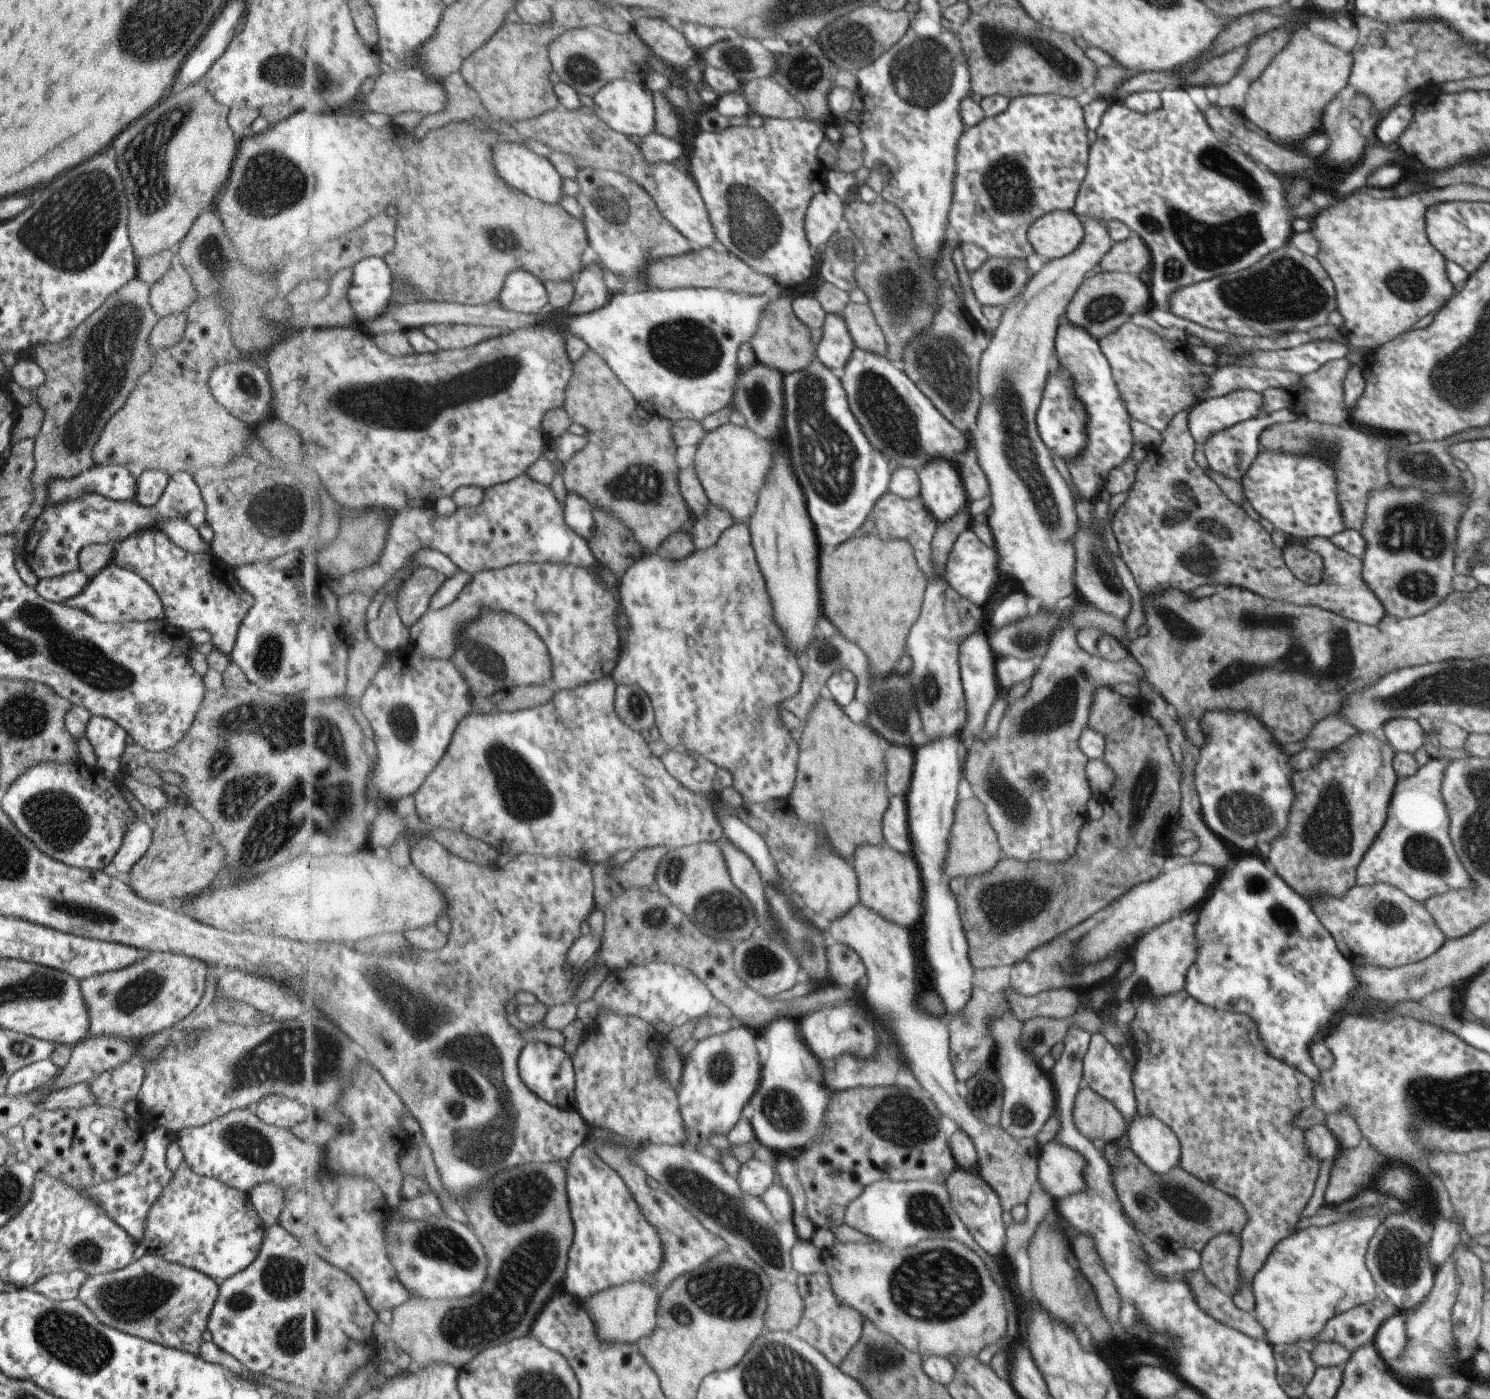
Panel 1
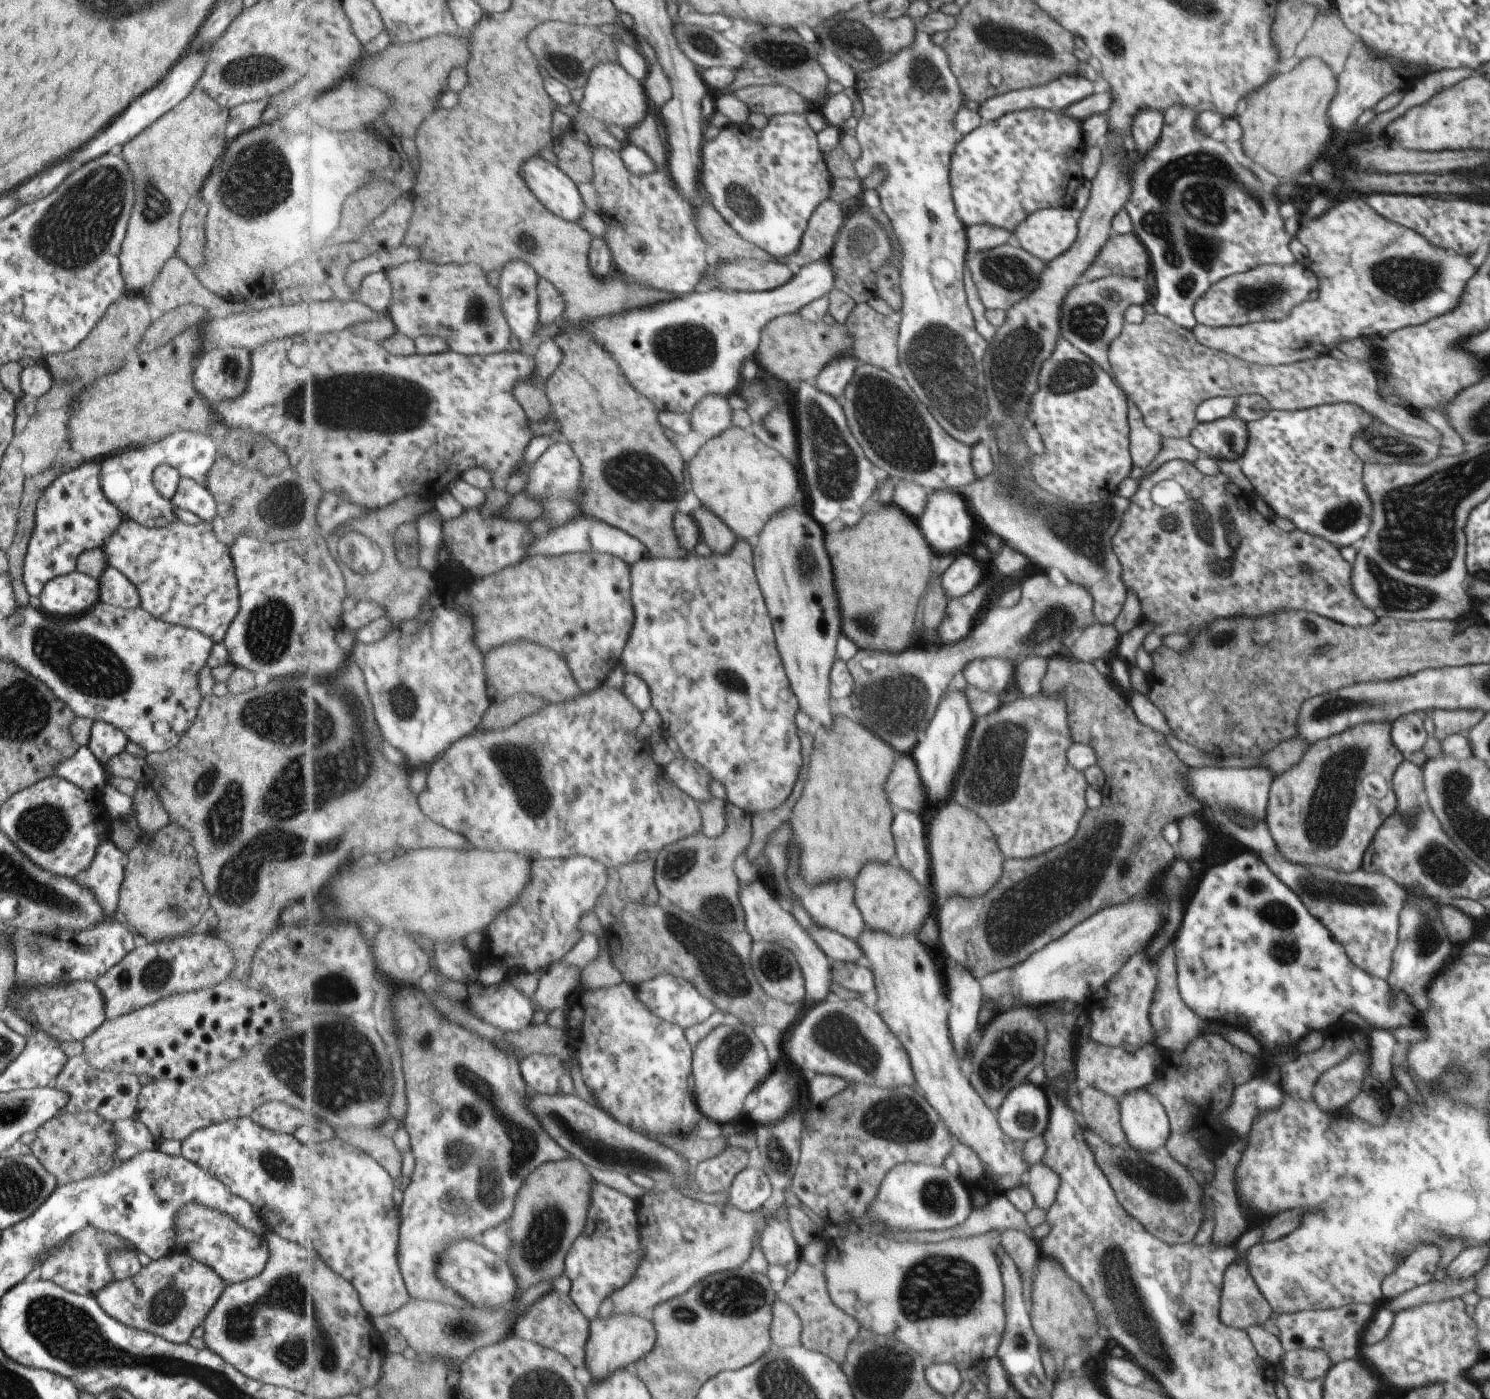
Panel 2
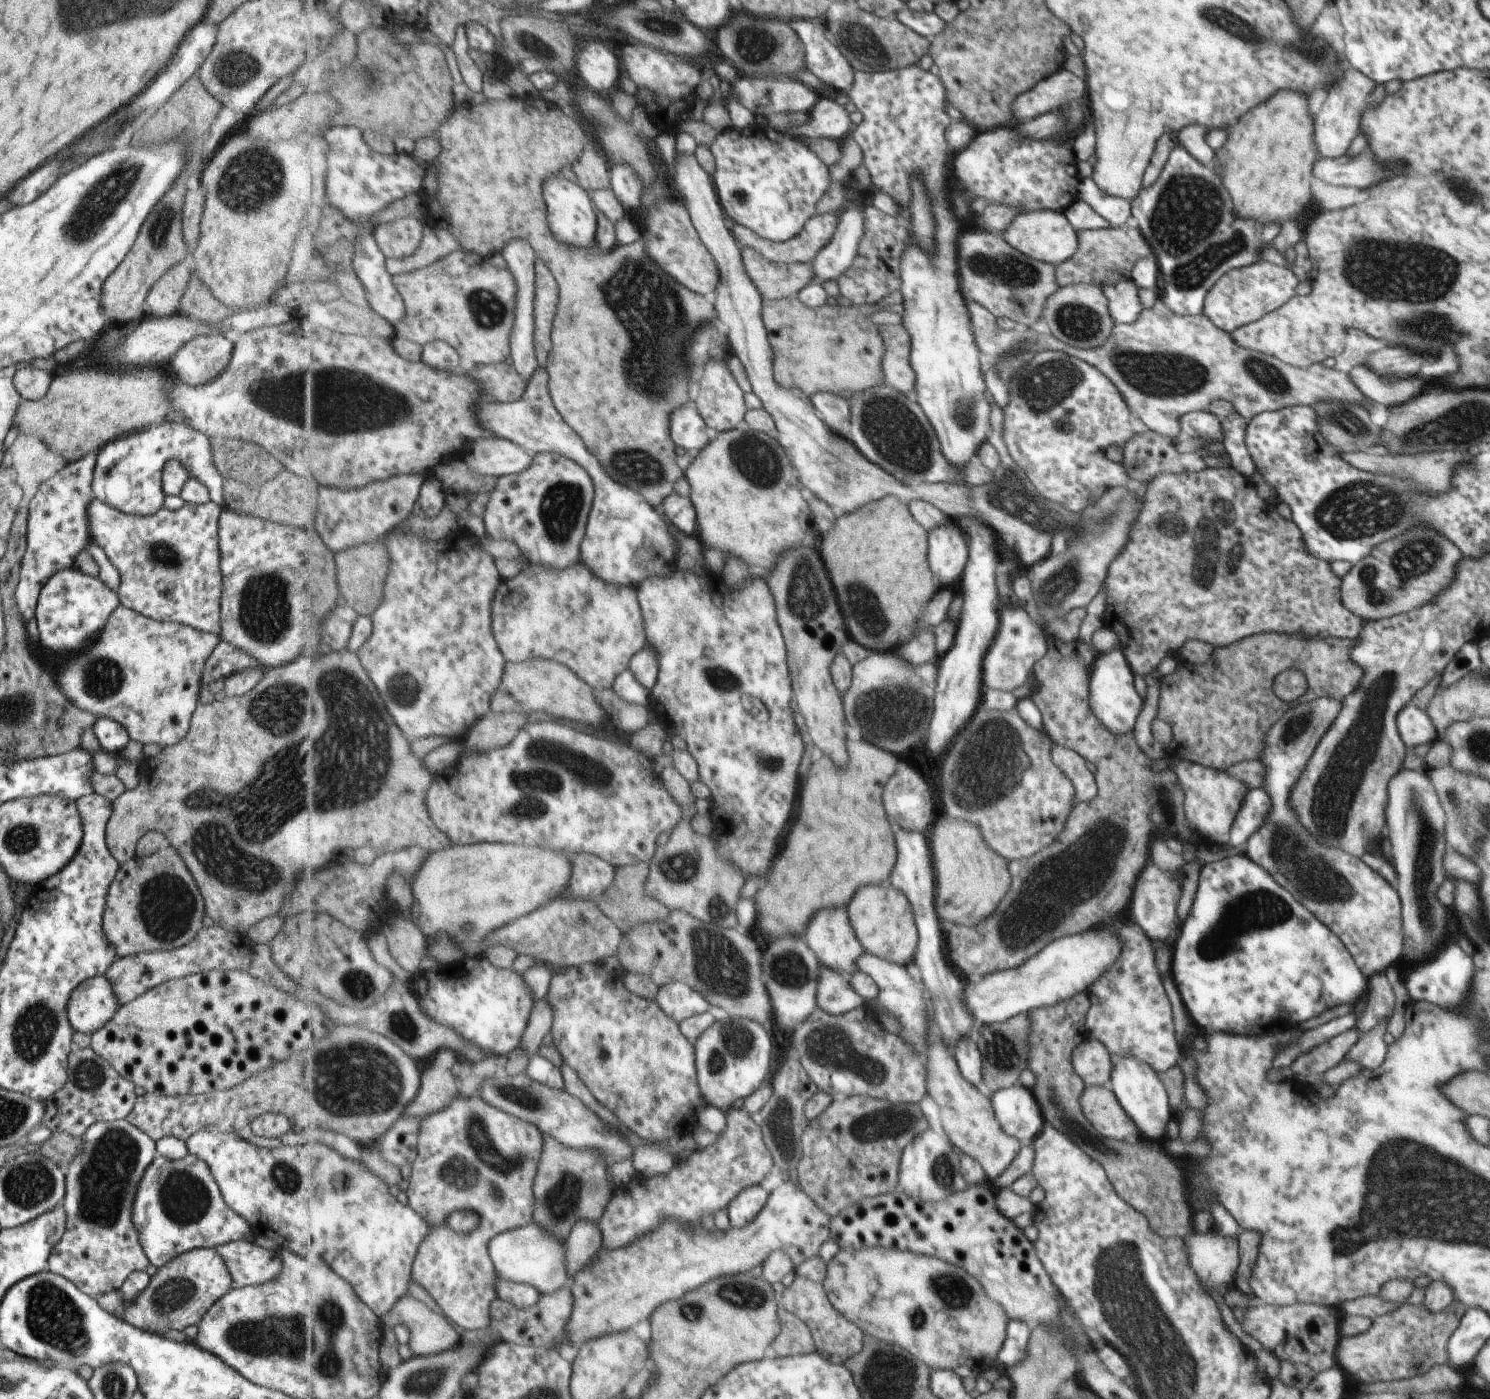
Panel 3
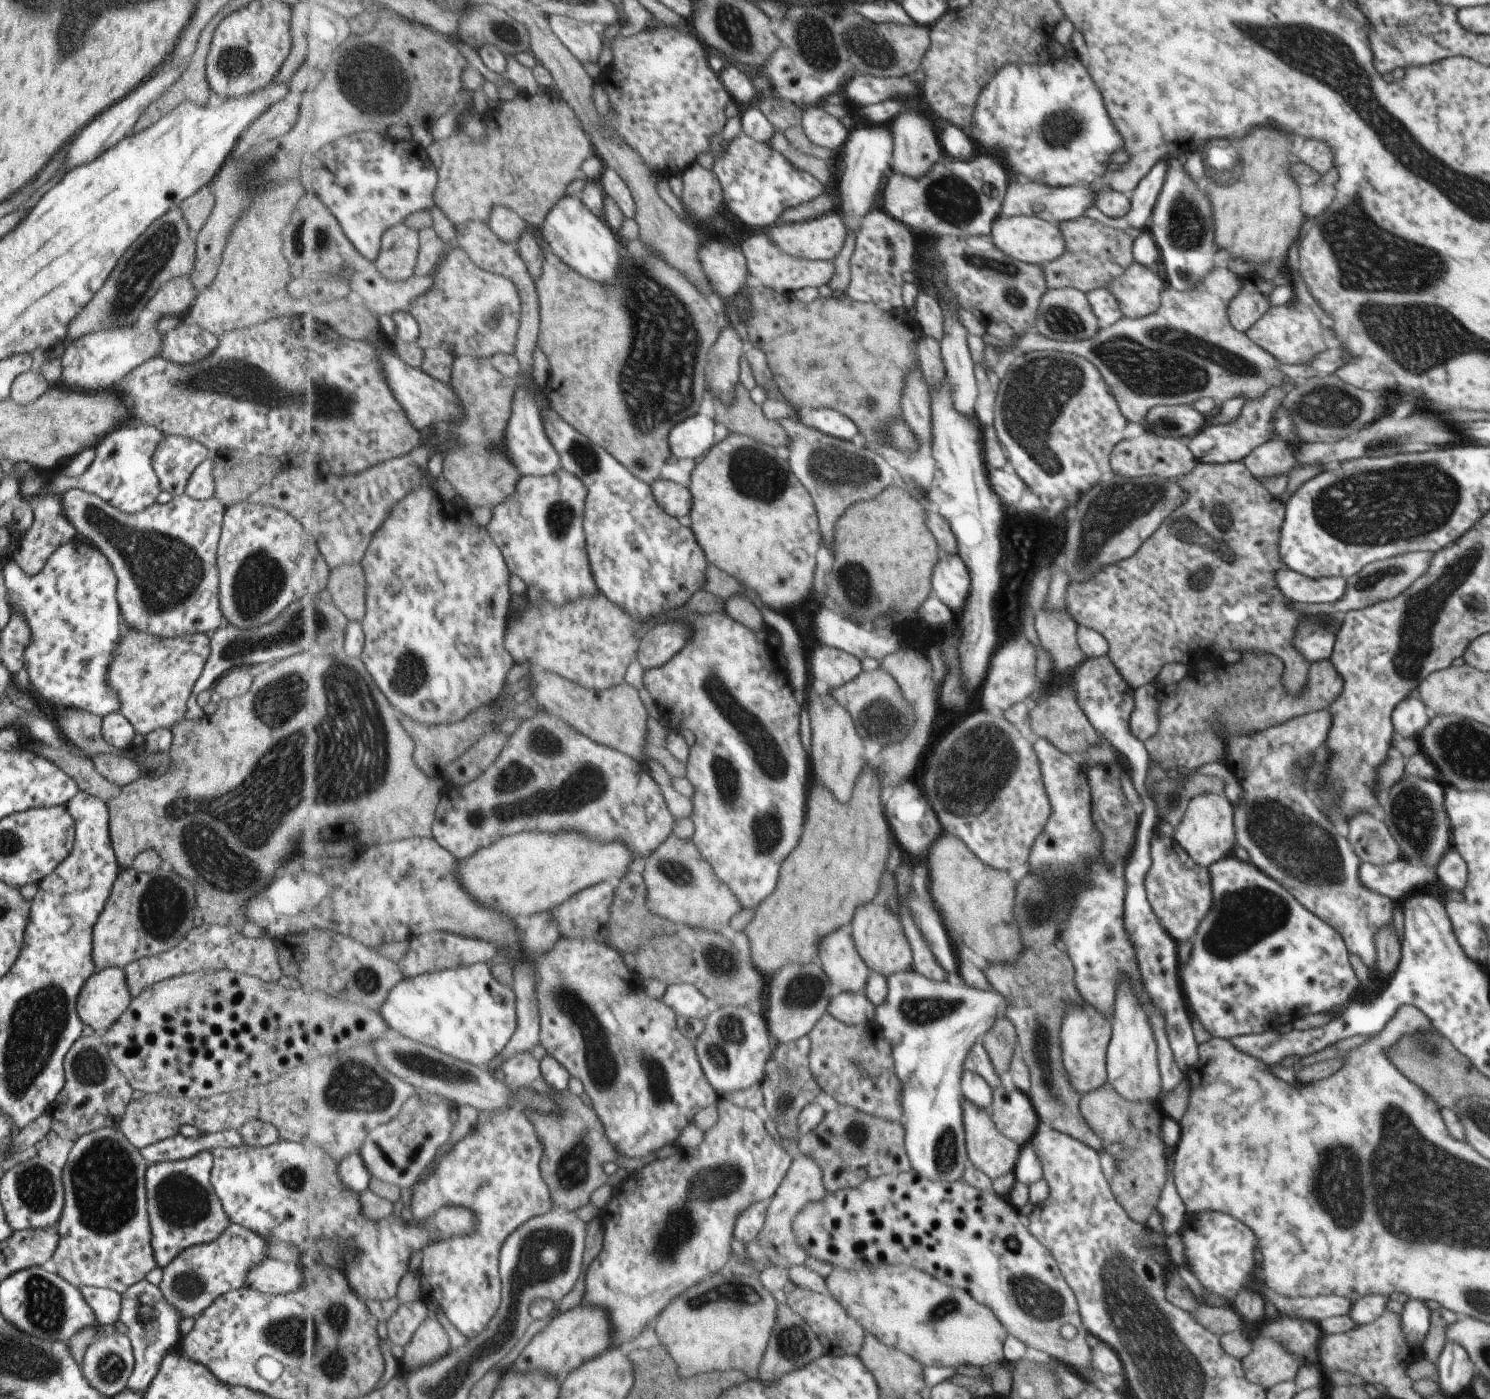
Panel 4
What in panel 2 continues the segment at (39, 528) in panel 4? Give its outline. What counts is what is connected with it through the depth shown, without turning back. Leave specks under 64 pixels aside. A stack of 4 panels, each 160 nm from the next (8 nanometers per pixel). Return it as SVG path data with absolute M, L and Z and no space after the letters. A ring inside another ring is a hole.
M82 462L75 468L59 475L37 499L34 510L34 522L22 566L22 581L25 590L31 596L37 596L44 584L59 575L75 571L76 558L80 552L101 548L109 535L112 535L121 518L125 518L102 493L98 481L98 462Z

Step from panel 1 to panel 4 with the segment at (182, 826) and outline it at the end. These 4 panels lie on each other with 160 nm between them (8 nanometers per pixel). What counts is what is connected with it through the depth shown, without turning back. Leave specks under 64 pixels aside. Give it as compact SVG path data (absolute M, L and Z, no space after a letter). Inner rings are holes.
M132 867L120 870L91 930L93 972L107 967L123 969L133 960L173 948L193 927L193 892L189 882L175 876L169 867L149 874L139 874Z

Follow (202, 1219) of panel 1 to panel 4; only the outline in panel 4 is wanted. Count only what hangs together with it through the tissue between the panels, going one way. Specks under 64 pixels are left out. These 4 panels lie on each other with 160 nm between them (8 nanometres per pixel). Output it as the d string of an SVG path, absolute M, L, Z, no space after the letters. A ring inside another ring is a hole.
M267 1257L261 1260L261 1264L255 1264L245 1276L246 1287L269 1295L297 1292L297 1288L304 1282L298 1265Z

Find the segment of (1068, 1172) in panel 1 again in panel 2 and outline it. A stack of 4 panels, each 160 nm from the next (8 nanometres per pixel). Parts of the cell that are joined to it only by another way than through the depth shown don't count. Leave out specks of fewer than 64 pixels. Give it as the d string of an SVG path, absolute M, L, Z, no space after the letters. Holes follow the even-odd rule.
M1041 1161L1034 1162L1029 1167L1028 1177L1029 1180L1026 1180L1025 1187L1031 1193L1034 1205L1047 1210L1054 1201L1059 1177Z

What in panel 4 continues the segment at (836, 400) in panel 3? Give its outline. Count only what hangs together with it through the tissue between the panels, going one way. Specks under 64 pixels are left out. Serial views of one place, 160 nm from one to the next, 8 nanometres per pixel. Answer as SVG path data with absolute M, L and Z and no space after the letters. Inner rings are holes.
M832 408L812 409L802 418L810 427L821 429L831 436L851 440L857 436L858 426L841 411Z

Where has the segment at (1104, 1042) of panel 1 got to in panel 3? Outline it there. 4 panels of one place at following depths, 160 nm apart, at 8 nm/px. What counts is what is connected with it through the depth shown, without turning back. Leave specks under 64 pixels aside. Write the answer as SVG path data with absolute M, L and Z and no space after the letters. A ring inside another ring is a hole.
M1089 1039L1073 1047L1070 1061L1072 1069L1085 1087L1103 1087L1108 1085L1112 1069L1108 1049L1098 1040Z

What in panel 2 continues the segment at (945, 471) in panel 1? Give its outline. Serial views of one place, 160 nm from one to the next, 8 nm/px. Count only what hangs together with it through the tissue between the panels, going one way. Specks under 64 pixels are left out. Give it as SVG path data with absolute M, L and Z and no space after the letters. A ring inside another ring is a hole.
M935 489L930 491L925 510L918 520L920 529L928 540L930 547L935 552L938 552L938 556L945 556L946 560L949 561L963 553L965 548L969 550L969 546L972 543L973 520L968 509L968 502L963 493L953 489Z

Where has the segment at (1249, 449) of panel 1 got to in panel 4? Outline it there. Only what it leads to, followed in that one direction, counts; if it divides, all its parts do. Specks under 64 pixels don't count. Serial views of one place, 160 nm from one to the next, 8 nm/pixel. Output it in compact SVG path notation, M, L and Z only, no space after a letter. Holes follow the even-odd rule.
M1165 405L1148 412L1143 428L1162 437L1184 440L1198 432L1205 420L1191 405Z

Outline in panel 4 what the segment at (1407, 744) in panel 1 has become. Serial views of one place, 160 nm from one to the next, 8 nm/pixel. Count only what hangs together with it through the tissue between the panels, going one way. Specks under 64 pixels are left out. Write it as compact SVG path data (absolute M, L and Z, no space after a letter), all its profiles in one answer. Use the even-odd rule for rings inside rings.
M1408 695L1395 705L1390 722L1393 722L1393 730L1401 738L1415 740L1418 733L1427 725L1429 717L1423 702Z

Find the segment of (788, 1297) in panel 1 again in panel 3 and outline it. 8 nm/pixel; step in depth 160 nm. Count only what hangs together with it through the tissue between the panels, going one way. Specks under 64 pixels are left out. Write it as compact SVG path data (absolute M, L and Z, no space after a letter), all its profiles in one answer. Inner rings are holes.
M785 1308L779 1310L782 1329L771 1346L771 1355L792 1357L815 1352L809 1325Z

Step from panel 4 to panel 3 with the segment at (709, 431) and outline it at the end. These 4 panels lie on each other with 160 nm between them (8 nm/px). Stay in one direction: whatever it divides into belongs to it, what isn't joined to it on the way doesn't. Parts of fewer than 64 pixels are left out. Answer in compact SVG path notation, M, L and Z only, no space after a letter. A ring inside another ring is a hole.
M685 404L673 412L670 432L673 440L683 449L703 450L709 444L705 419L693 404Z

